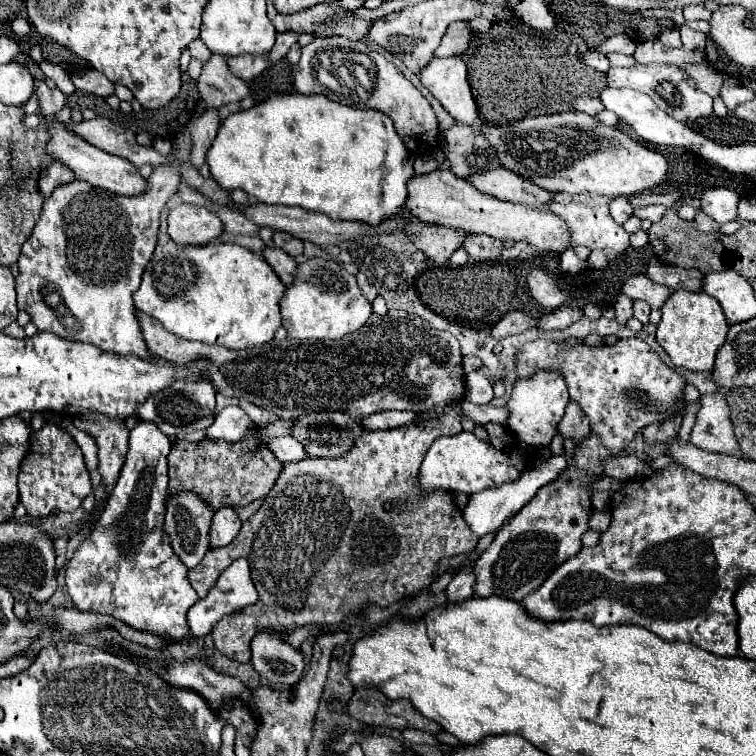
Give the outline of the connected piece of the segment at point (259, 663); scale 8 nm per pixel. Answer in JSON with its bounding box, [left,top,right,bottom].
[252,634,304,684]

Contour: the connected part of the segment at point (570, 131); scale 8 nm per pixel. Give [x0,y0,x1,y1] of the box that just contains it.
[480,112,668,198]

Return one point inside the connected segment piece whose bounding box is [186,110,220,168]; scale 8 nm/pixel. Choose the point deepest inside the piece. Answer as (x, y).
(202, 130)

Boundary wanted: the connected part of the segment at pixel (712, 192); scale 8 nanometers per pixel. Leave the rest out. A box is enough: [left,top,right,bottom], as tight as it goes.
[702,188,738,224]

